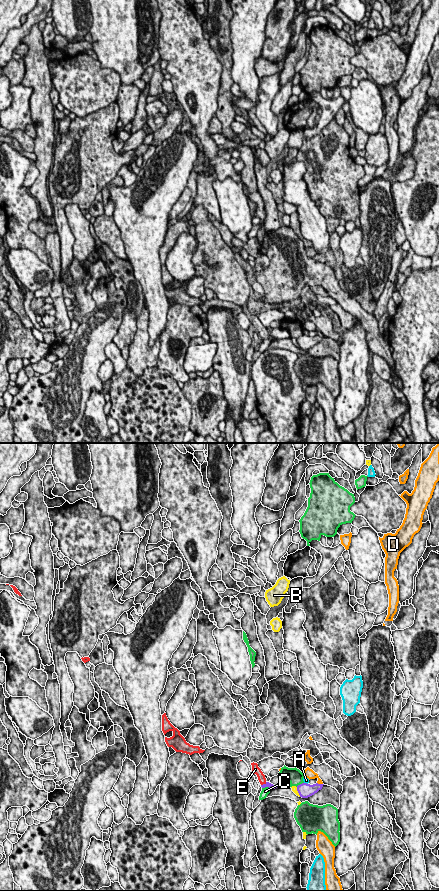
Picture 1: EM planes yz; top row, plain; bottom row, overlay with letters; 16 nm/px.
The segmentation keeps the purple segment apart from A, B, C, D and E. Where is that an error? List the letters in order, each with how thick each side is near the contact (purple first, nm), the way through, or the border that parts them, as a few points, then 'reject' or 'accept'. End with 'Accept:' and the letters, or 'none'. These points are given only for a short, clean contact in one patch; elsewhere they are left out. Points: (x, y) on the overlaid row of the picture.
A: 240 nm thick on the purple side, 90 nm on the other; reject
B: 240 nm thick on the purple side, 90 nm on the other; border along yz (296, 787), (300, 796); reject
C: 90 nm thick on the purple side, 130 nm on the other; reject
D: 220 nm thick on the purple side, 160 nm on the other; border along yz (317, 782), (322, 784); reject
E: 90 nm thick on the purple side, 130 nm on the other; runs through yz (271, 786), (263, 784), (261, 777); accept
Accept: E

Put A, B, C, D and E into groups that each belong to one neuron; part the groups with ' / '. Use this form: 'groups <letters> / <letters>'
groups A / B / C / D / E

